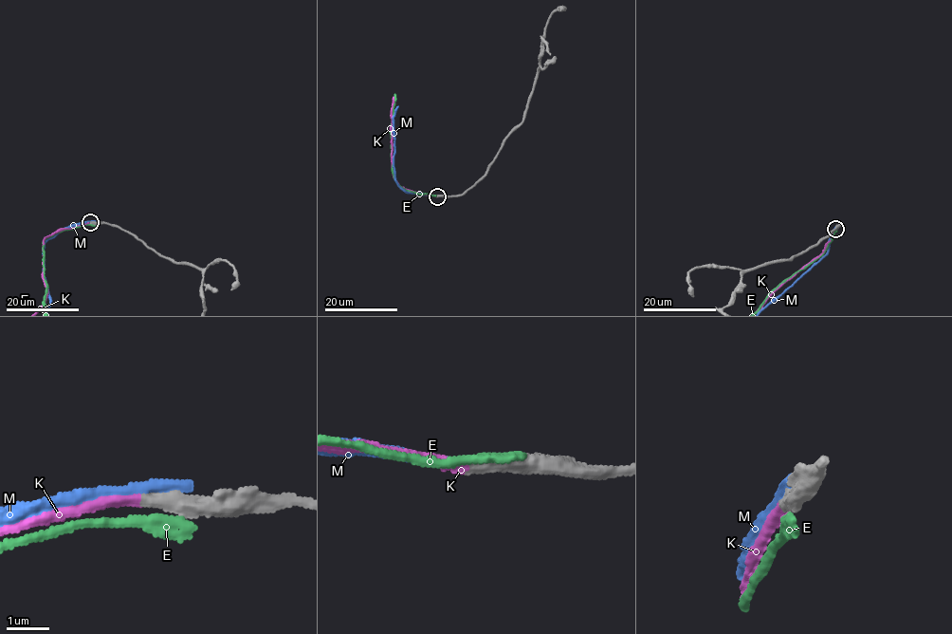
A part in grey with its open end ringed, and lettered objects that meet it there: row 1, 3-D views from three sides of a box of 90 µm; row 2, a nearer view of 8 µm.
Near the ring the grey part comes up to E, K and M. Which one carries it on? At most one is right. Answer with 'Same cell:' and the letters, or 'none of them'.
Same cell: K

